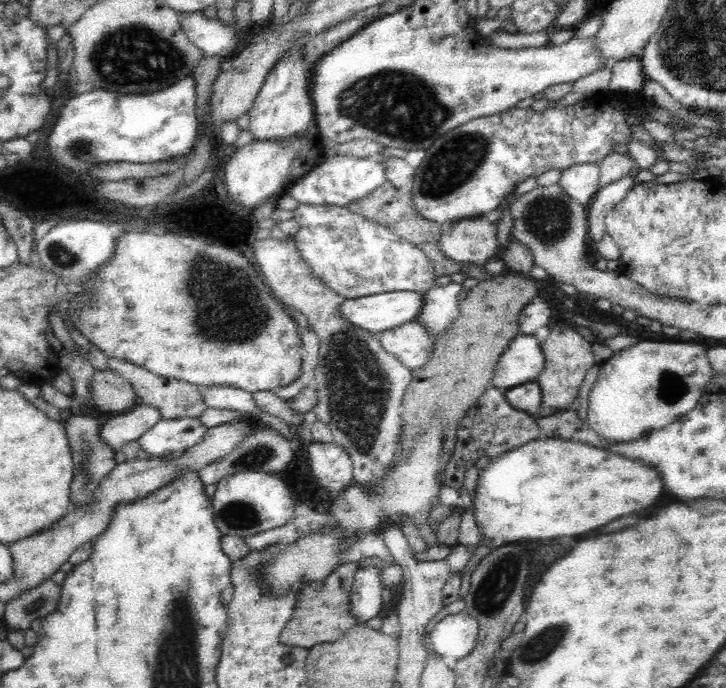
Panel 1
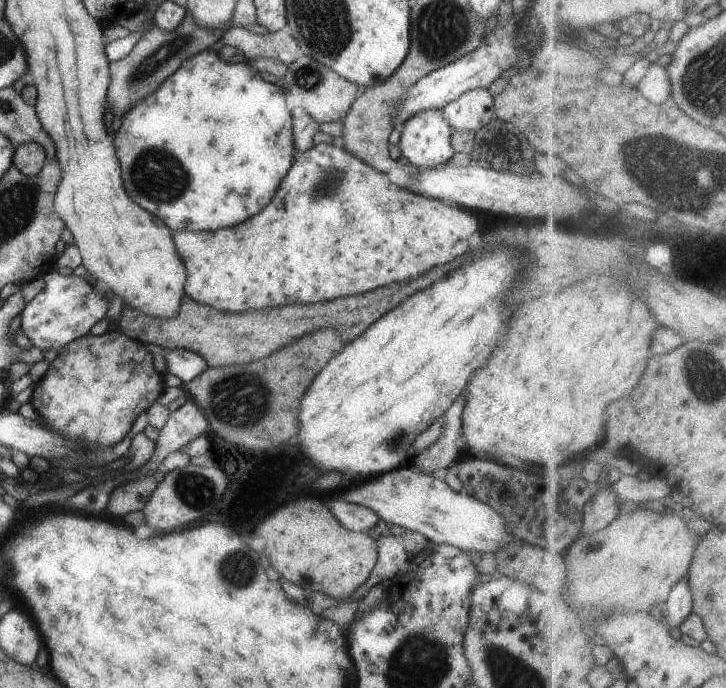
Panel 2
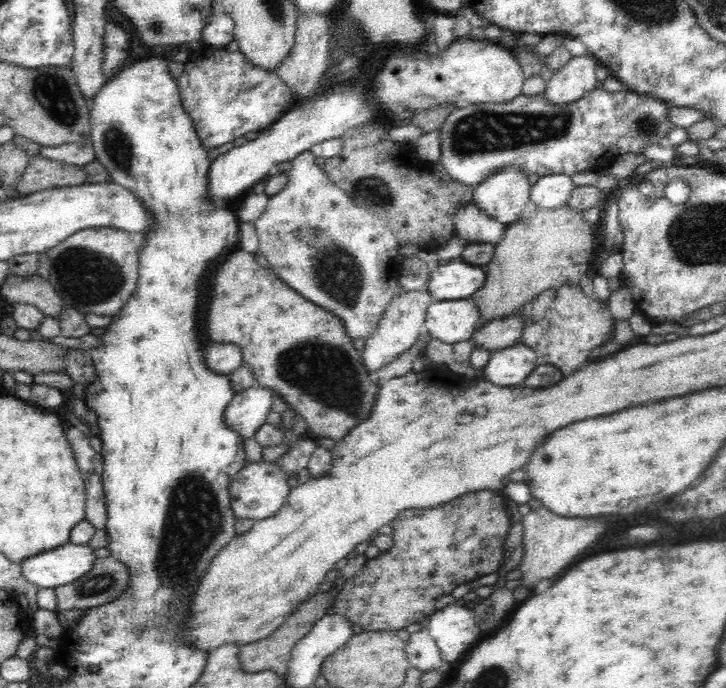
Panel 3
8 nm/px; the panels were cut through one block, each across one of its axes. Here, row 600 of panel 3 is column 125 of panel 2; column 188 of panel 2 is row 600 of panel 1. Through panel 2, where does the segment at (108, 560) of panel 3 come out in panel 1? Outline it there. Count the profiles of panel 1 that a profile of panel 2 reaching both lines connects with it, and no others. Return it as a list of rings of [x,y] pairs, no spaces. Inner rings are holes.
[[[51,579],[44,581],[40,586],[19,596],[16,600],[7,603],[2,624],[9,631],[26,631],[34,619],[43,619],[53,610],[60,600],[61,586]]]

